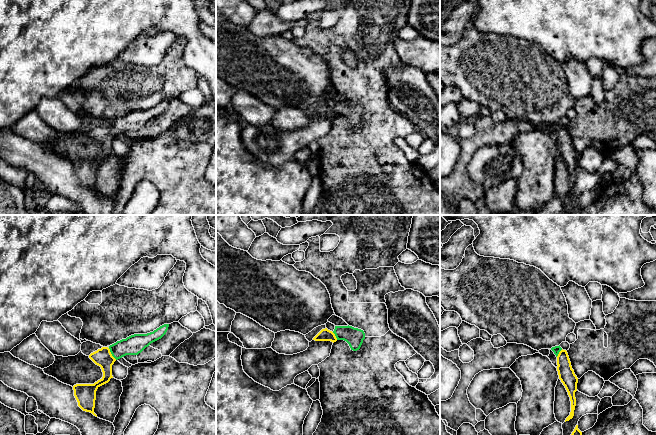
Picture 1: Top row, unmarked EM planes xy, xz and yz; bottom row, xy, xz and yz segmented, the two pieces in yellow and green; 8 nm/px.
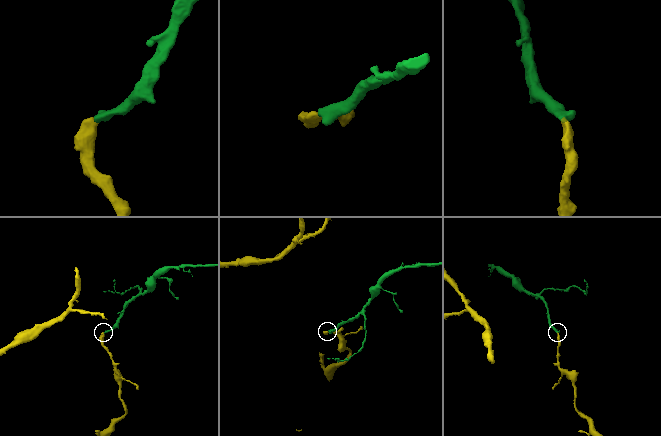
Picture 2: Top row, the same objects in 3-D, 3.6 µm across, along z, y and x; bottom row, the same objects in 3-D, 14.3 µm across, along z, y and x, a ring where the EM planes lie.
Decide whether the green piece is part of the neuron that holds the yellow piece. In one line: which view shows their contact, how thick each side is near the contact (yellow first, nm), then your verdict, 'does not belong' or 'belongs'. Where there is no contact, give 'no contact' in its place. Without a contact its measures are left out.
xy | 150/160 nm | belongs

